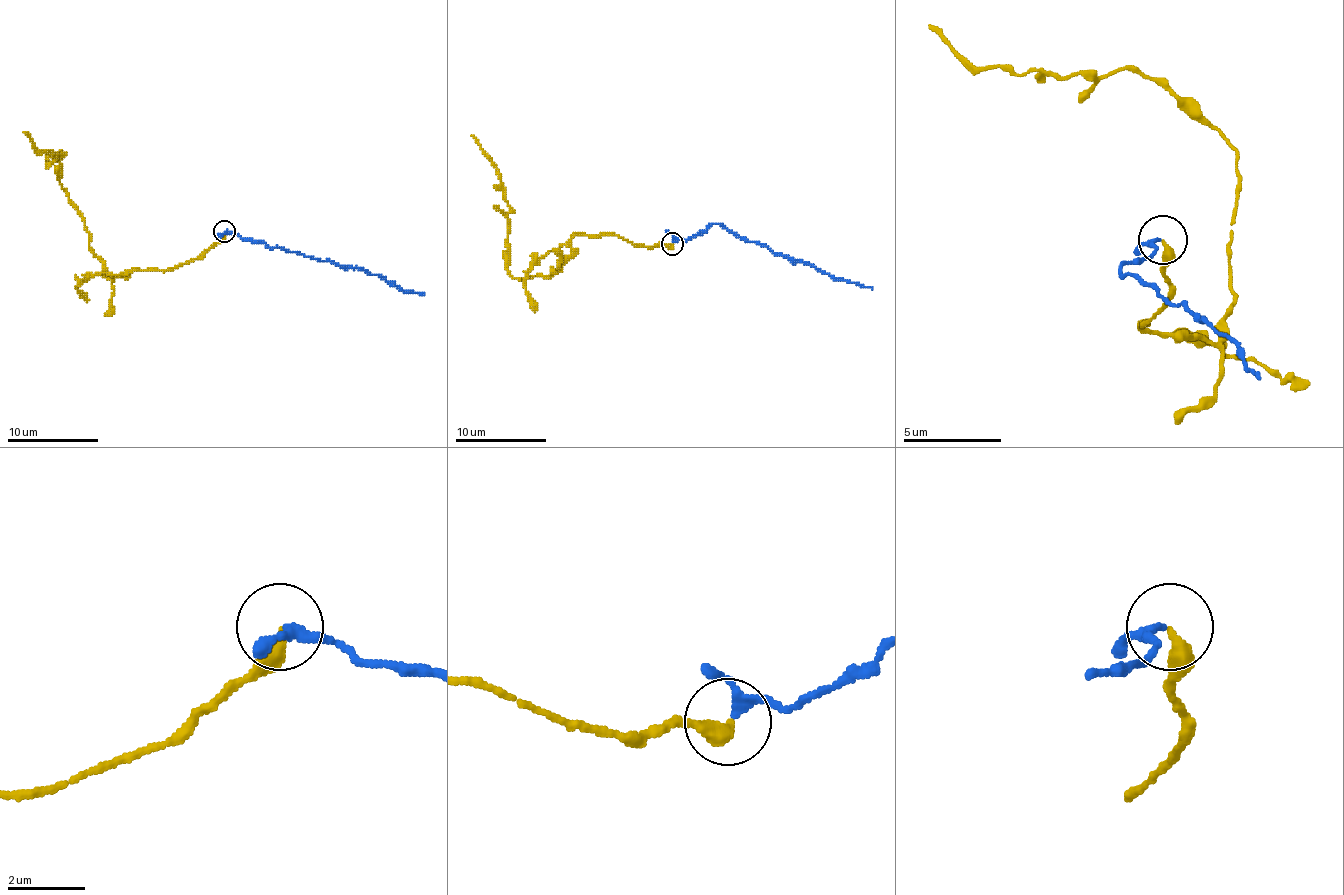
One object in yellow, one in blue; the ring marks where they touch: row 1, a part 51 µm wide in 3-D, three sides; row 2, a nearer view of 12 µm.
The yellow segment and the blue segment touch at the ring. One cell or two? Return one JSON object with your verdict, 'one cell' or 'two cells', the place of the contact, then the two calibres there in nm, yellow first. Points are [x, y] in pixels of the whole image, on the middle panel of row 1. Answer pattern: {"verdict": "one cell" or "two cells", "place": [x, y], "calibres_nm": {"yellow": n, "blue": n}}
{"verdict": "one cell", "place": [672, 243], "calibres_nm": {"yellow": 340, "blue": 200}}

